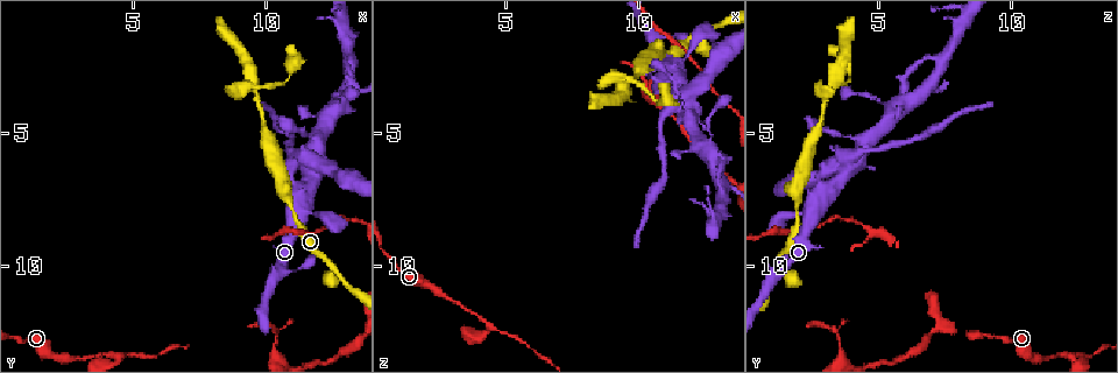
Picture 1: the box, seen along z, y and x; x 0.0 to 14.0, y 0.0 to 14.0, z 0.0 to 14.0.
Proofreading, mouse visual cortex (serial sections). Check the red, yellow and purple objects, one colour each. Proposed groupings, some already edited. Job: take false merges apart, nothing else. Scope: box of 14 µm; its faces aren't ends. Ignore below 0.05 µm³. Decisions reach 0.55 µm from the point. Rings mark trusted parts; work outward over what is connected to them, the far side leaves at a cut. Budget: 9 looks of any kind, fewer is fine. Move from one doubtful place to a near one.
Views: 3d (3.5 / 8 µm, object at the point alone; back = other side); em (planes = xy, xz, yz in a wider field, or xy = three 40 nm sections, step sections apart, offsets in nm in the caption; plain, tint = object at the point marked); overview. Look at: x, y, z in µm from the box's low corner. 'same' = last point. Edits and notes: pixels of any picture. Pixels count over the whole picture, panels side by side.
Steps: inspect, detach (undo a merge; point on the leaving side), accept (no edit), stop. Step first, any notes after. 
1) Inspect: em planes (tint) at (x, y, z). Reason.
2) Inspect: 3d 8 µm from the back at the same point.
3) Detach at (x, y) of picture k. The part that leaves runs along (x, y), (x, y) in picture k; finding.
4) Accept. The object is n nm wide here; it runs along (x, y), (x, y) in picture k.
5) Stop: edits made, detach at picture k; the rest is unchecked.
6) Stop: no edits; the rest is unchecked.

Inspect: 3d 3.5 µm at (11.8, 6.2, 4.0).

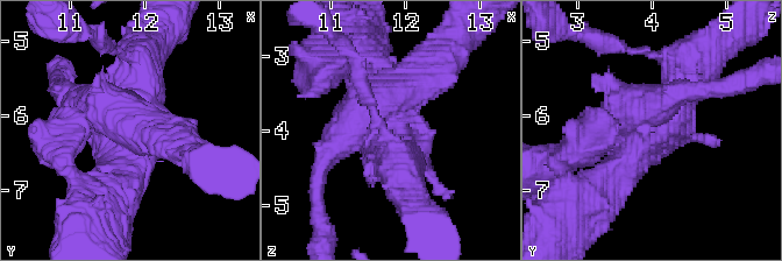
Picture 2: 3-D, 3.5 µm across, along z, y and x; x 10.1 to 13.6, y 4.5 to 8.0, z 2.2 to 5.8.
Inspect: em xy step 1 (tint) at the same point.

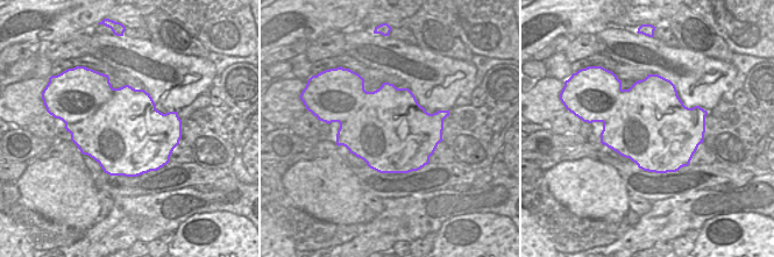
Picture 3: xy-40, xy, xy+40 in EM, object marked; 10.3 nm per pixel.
Detach at (328, 139) of picture 2. The part that leaves runs along (404, 86), (447, 51), (461, 30) in picture 2; a second cell is stuck on.

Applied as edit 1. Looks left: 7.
Inspect: overview.

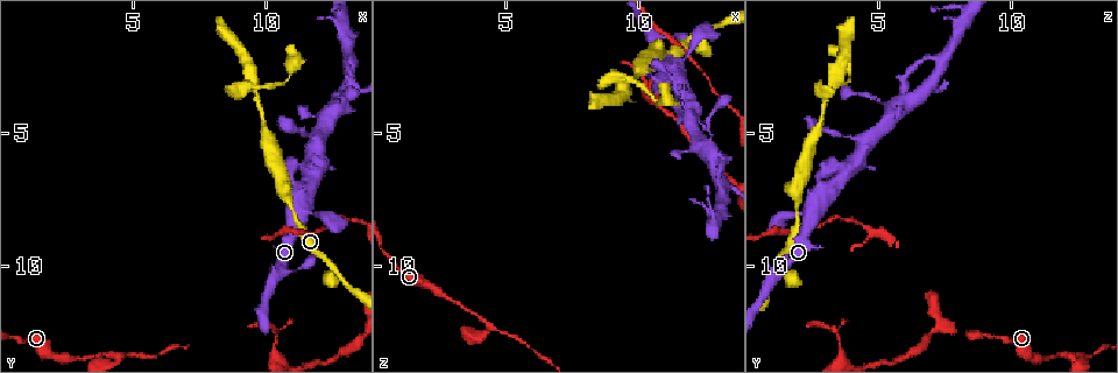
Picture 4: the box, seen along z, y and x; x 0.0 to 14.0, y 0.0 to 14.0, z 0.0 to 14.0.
Inspect: 3d 3.5 µm at (9.6, 3.4, 3.1). Abrupt turn.

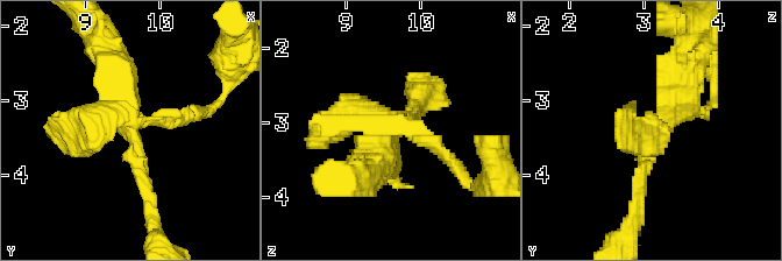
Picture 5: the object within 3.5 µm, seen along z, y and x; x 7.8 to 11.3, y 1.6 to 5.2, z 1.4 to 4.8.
Inspect: em xy step 5 (tint) at (9.60, 3.45, 3.20).

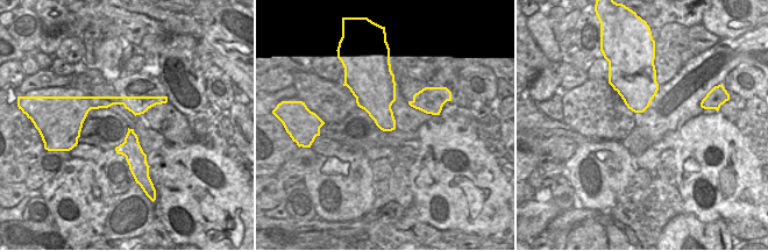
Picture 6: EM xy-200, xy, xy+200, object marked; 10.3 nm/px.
Detach at (93, 127) of picture 5. The part that leaves runs along (135, 121), (178, 121), (221, 100) in picture 5; a second cell is stuck on.

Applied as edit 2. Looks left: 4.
Inspect: overview.

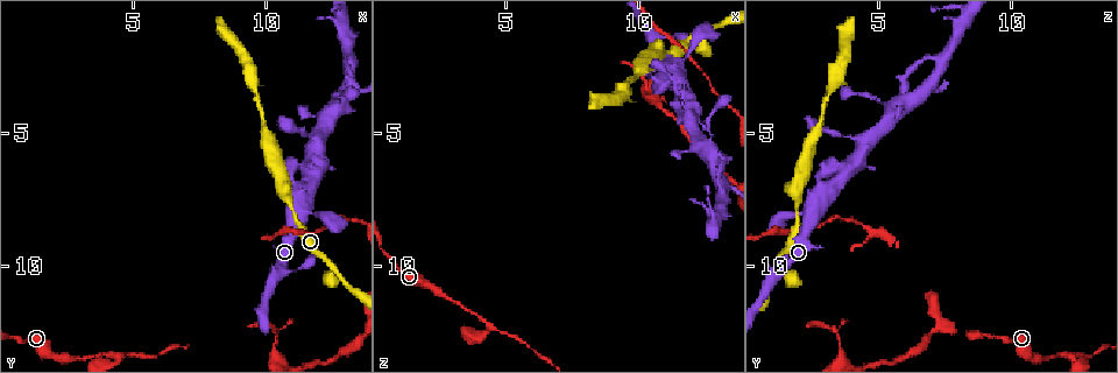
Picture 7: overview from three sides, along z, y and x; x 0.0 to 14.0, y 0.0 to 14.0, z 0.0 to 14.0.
Inspect: 3d 3.5 µm at (4.5, 13.3, 12.3). Three-way junction.

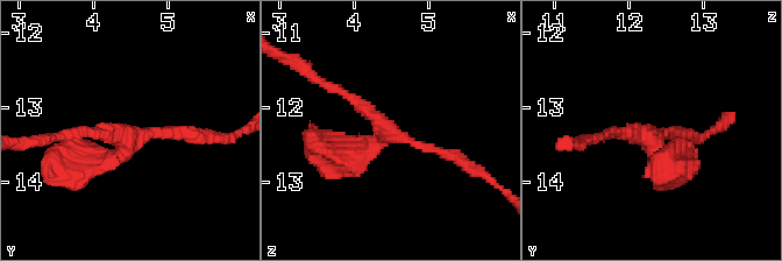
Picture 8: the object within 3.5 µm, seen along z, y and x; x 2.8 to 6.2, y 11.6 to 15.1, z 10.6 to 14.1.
Inspect: em xy step 1 (tint) at (4.50, 13.35, 12.30). 3 arms meet here; the arms are 150, 150, 350 nm wide; now the EM.

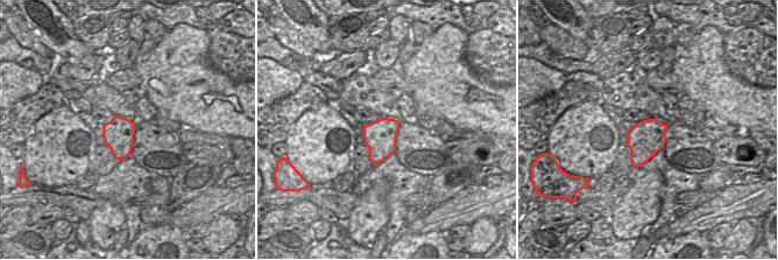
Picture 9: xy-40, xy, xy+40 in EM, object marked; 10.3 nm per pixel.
Inspect: em xy step 3 (tint) at the same point. Cut it another way.

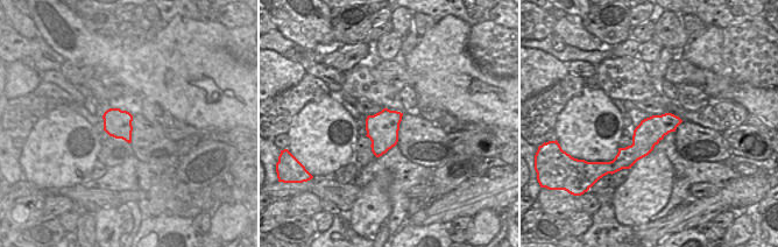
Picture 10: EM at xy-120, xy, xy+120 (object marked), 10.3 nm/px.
Accept. It runs along (604, 135), (652, 135), (675, 171) in picture 8; all the same cell.

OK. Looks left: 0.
Stop: edits made, detach at picture 2, detach at picture 5; the rest is unchecked.

